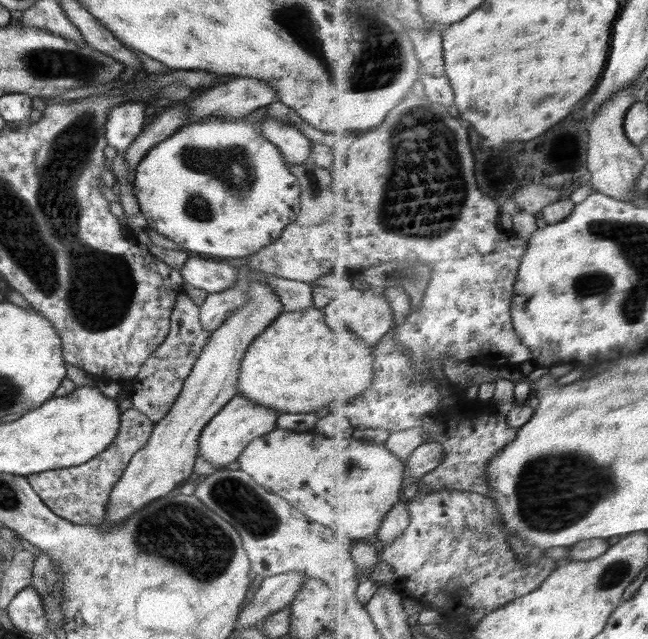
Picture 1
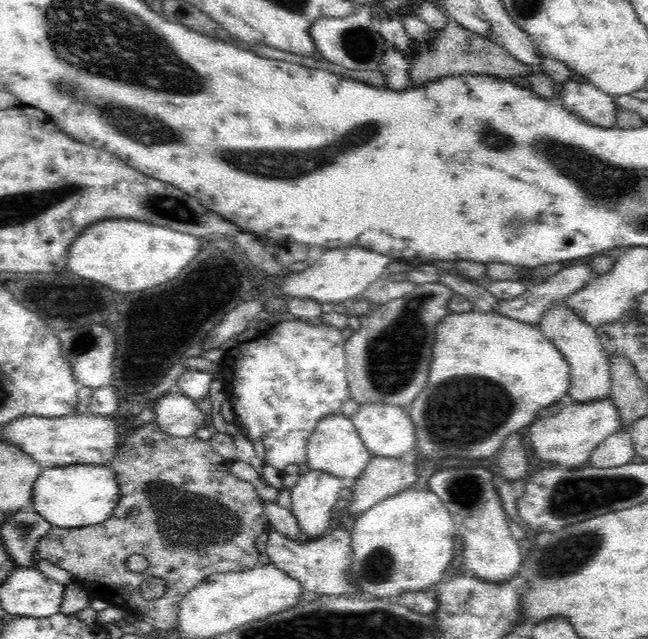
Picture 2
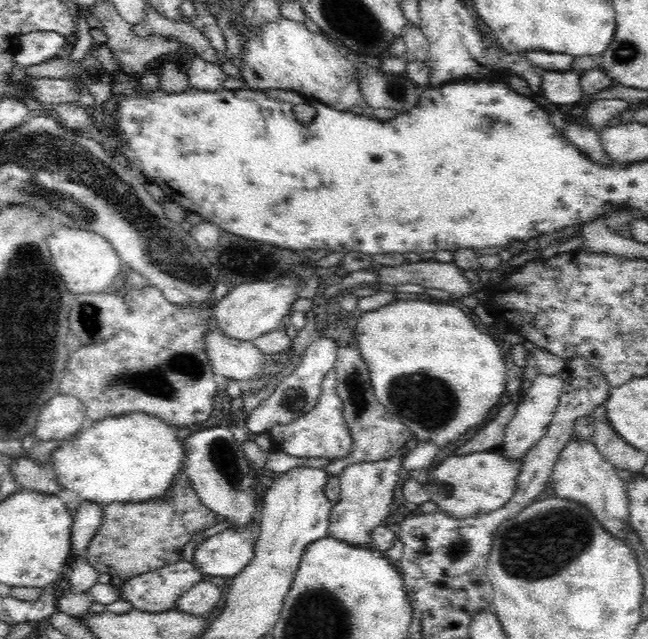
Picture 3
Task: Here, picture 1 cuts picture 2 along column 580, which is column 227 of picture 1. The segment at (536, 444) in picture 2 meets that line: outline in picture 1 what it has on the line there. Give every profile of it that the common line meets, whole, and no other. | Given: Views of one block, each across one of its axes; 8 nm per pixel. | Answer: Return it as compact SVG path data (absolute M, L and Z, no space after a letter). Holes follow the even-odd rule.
M234 396L208 424L204 425L199 436L199 455L215 465L214 468L223 468L237 460L250 441L274 430L277 427L278 415L276 411L254 404L244 396Z

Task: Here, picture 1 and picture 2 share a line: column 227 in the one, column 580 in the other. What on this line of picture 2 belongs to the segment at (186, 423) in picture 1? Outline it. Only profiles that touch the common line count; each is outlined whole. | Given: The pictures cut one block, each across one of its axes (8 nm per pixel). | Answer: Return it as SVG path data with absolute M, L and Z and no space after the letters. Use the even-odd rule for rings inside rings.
M564 302L555 303L552 308L548 308L542 314L538 327L570 365L572 380L569 382L567 400L576 403L590 403L609 398L611 389L610 358L608 358L608 354L604 353L604 347L600 345L595 327L586 324Z

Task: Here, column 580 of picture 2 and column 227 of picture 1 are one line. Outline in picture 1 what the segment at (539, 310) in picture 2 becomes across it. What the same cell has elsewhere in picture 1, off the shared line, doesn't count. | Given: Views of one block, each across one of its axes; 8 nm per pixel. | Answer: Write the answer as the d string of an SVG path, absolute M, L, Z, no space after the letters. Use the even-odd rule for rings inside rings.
M187 258L179 273L183 279L194 288L200 288L207 293L217 293L240 281L237 269L222 262L212 261L211 258Z

